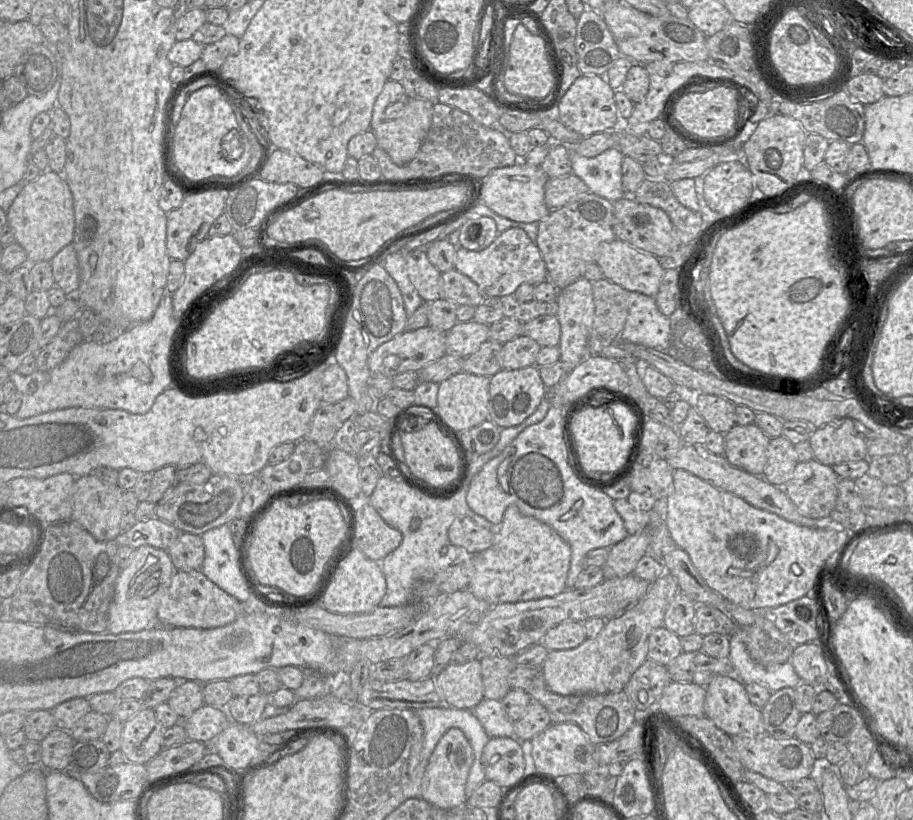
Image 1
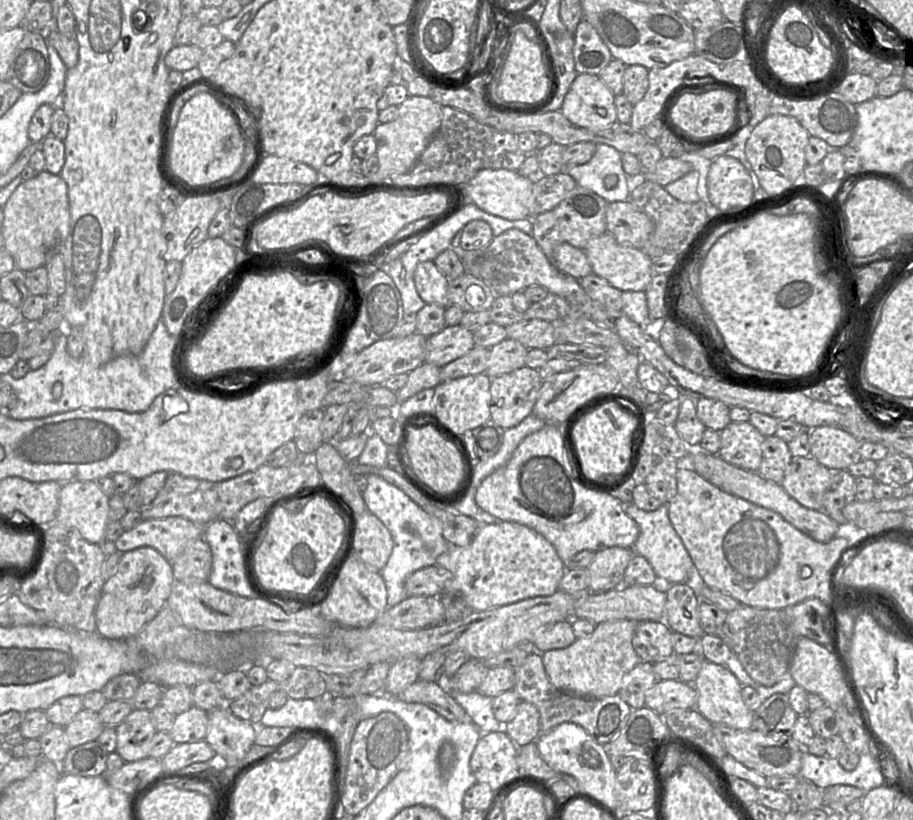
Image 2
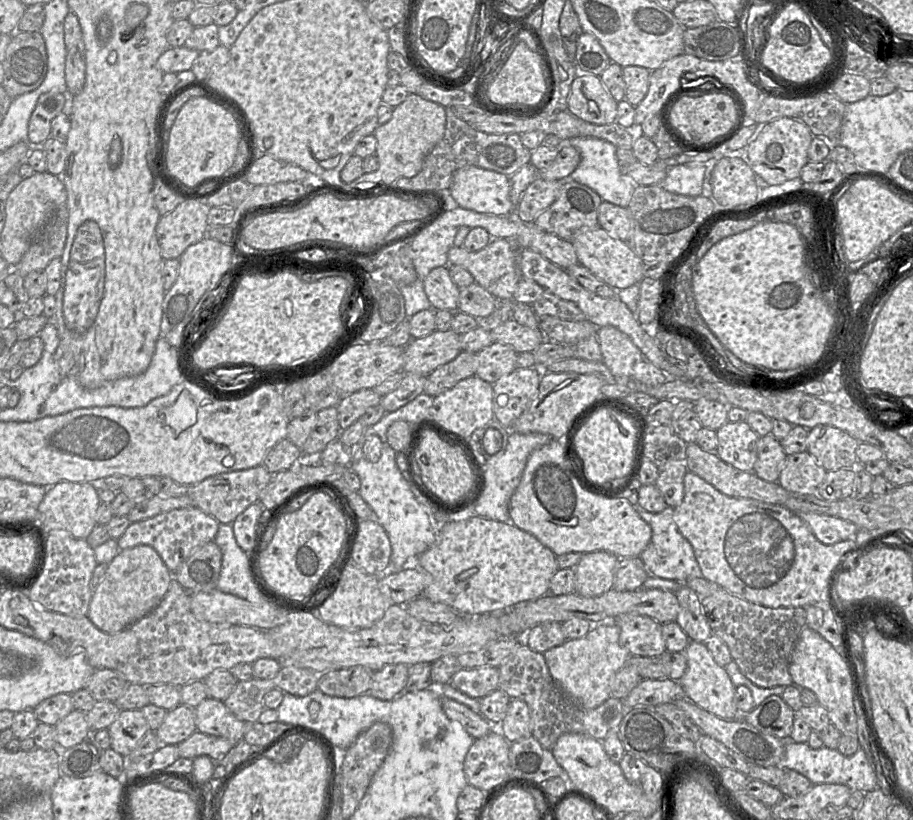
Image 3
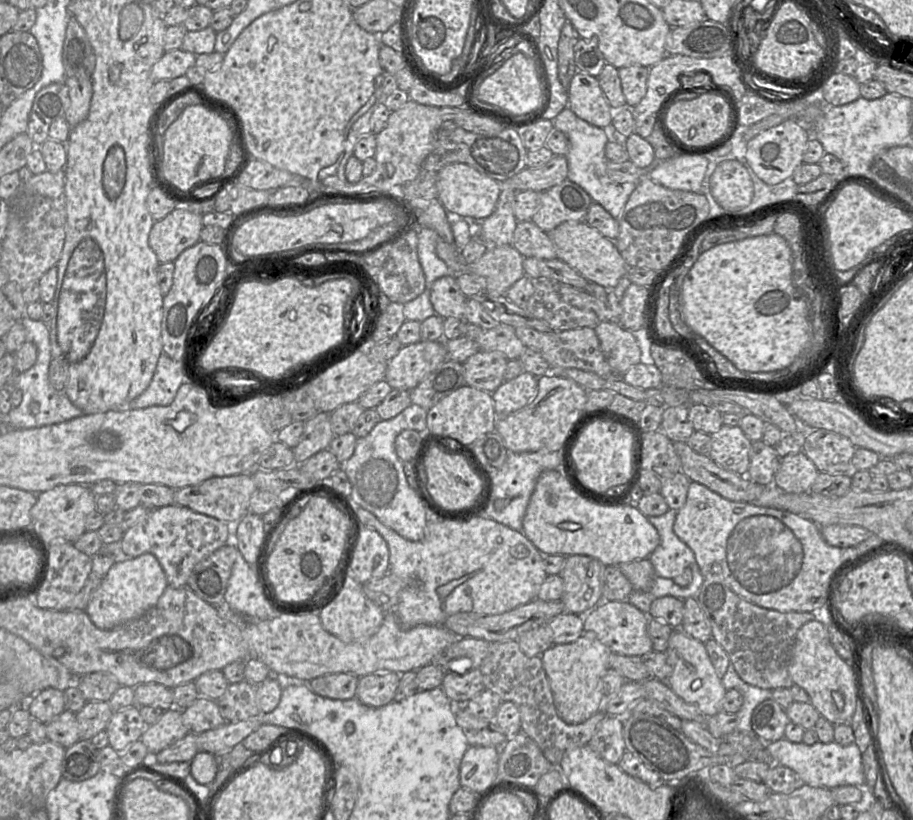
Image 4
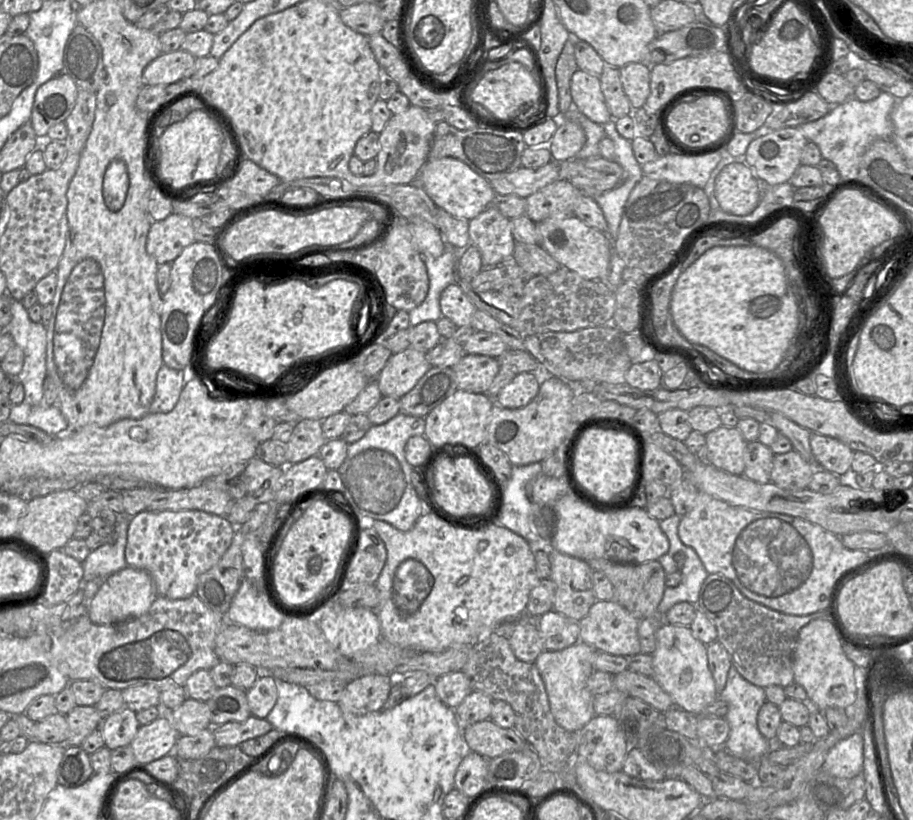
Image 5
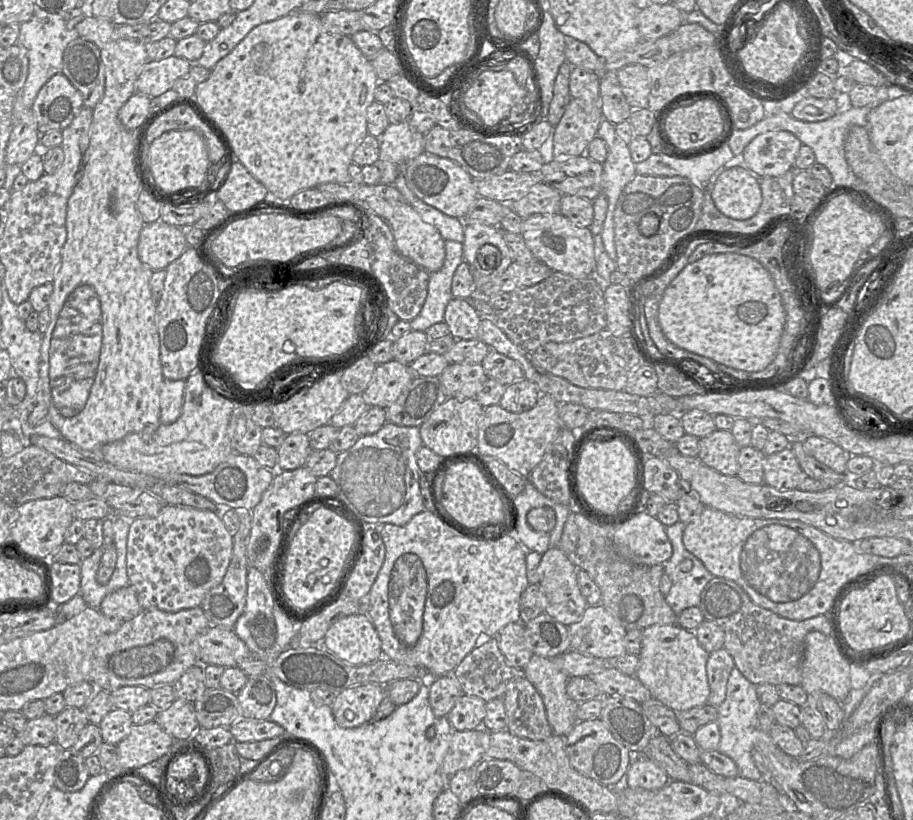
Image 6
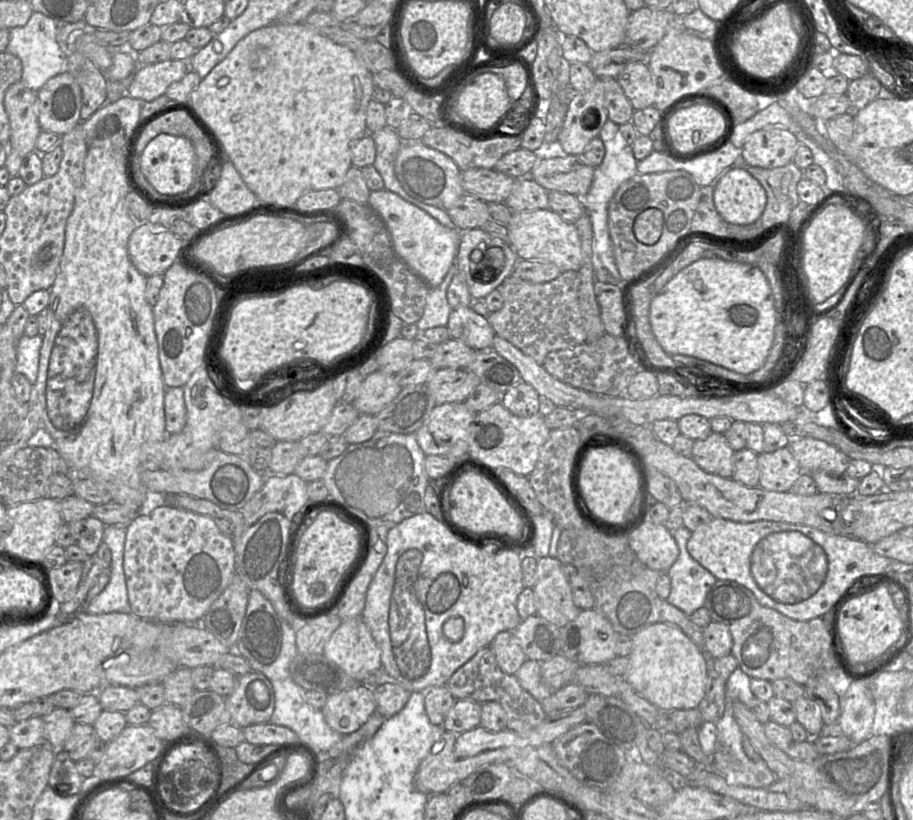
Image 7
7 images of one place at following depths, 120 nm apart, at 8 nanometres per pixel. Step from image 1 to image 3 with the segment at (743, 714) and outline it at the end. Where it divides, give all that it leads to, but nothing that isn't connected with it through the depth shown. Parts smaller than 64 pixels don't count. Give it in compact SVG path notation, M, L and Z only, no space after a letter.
M690 641L682 652L687 660L687 669L679 682L685 698L701 709L726 720L738 718L735 706L736 687L732 683L725 667L719 666L704 643Z

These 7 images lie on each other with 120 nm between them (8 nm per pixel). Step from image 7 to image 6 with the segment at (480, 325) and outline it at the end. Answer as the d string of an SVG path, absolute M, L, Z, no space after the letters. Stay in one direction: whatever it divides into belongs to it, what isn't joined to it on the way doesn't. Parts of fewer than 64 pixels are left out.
M453 297L447 304L444 322L456 340L478 339L481 317L467 299Z

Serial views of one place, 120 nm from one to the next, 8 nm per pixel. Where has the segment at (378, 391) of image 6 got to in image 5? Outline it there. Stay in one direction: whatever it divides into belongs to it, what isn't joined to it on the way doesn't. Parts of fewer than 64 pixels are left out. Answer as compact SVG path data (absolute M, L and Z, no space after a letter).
M407 348L392 354L375 378L382 396L400 399L407 394L431 368L426 353Z

